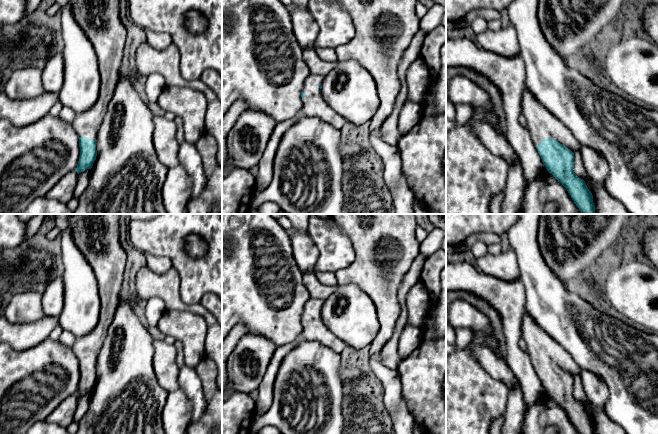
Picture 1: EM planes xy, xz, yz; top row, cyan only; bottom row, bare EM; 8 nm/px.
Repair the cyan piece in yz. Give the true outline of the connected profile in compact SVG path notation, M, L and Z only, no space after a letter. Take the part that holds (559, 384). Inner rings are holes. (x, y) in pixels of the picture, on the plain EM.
M527 310L522 317L522 341L547 395L568 415L579 434L595 434L593 419L574 397L574 377L583 373L568 351L536 324Z

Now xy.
M68 214L68 227L94 271L100 296L97 326L71 347L79 359L78 398L91 393L96 384L98 354L120 302L127 256L120 243L120 218L121 214Z

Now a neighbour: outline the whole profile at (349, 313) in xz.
M338 285L322 307L326 327L347 346L370 346L380 329L376 306L356 285Z

